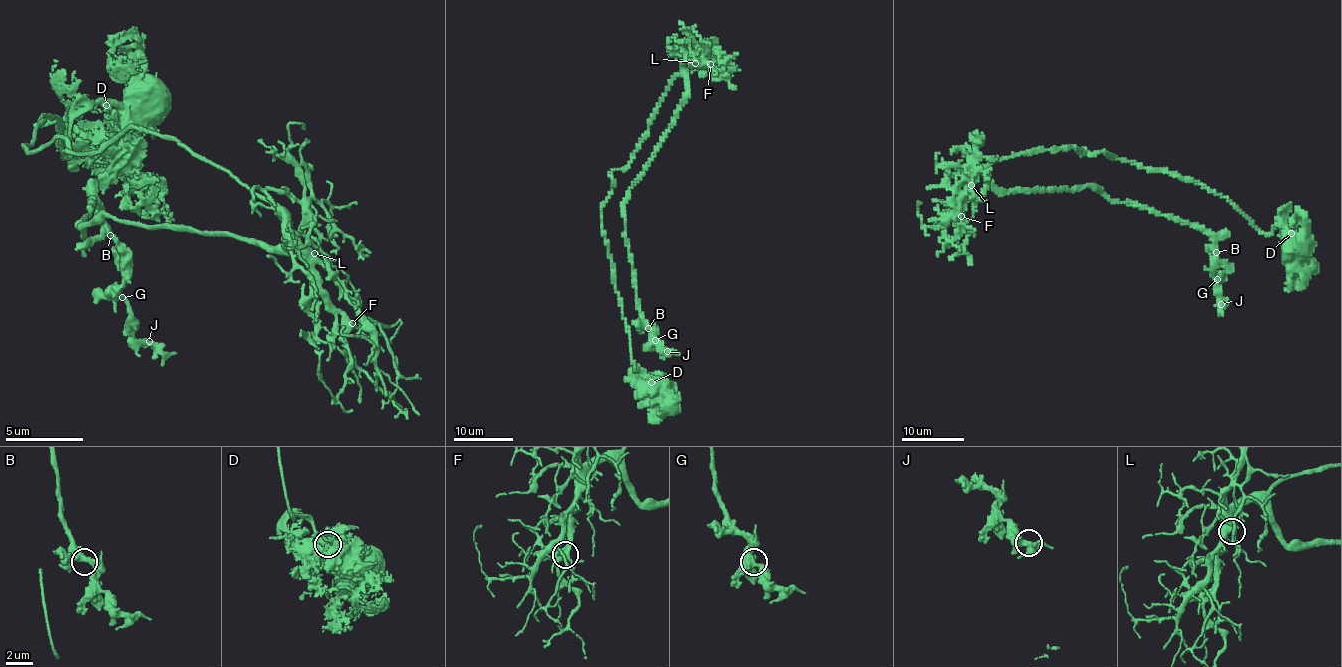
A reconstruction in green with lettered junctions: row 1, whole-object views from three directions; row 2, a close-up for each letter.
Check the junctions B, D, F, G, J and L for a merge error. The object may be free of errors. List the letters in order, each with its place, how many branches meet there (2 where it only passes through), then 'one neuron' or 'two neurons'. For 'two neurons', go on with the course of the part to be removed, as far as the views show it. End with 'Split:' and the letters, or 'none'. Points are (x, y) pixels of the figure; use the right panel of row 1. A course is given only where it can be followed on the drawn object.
B: (1216, 252) | 3 | one neuron
D: (1291, 233) | 4 | one neuron
F: (961, 216) | 4 | one neuron
G: (1217, 279) | 4 | one neuron
J: (1221, 304) | 4 | one neuron
L: (971, 185) | 7 | one neuron
Split: none

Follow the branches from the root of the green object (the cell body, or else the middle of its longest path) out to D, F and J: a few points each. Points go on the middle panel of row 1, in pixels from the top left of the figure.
D: (666, 392), (651, 383)
F: (666, 392), (634, 369), (600, 208), (614, 183), (611, 172), (625, 168), (682, 64), (692, 60), (710, 64)
J: (666, 392), (634, 369), (600, 208), (680, 74), (684, 103), (623, 204), (638, 310), (667, 351)

